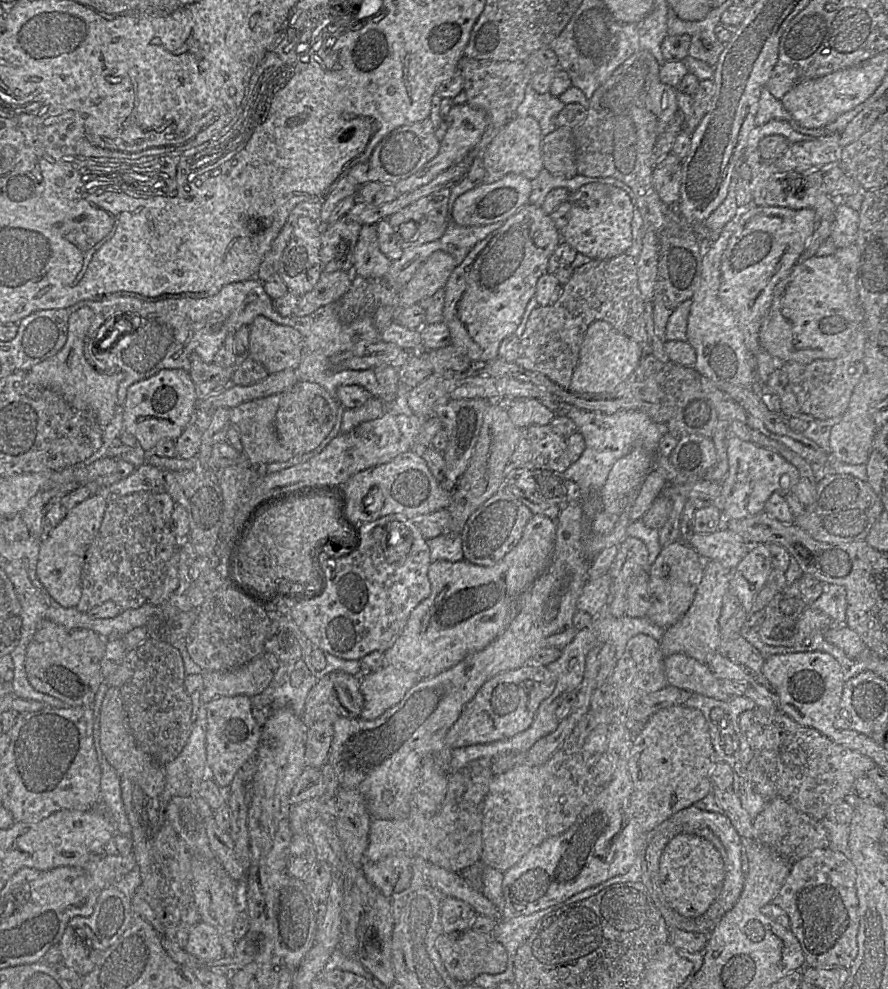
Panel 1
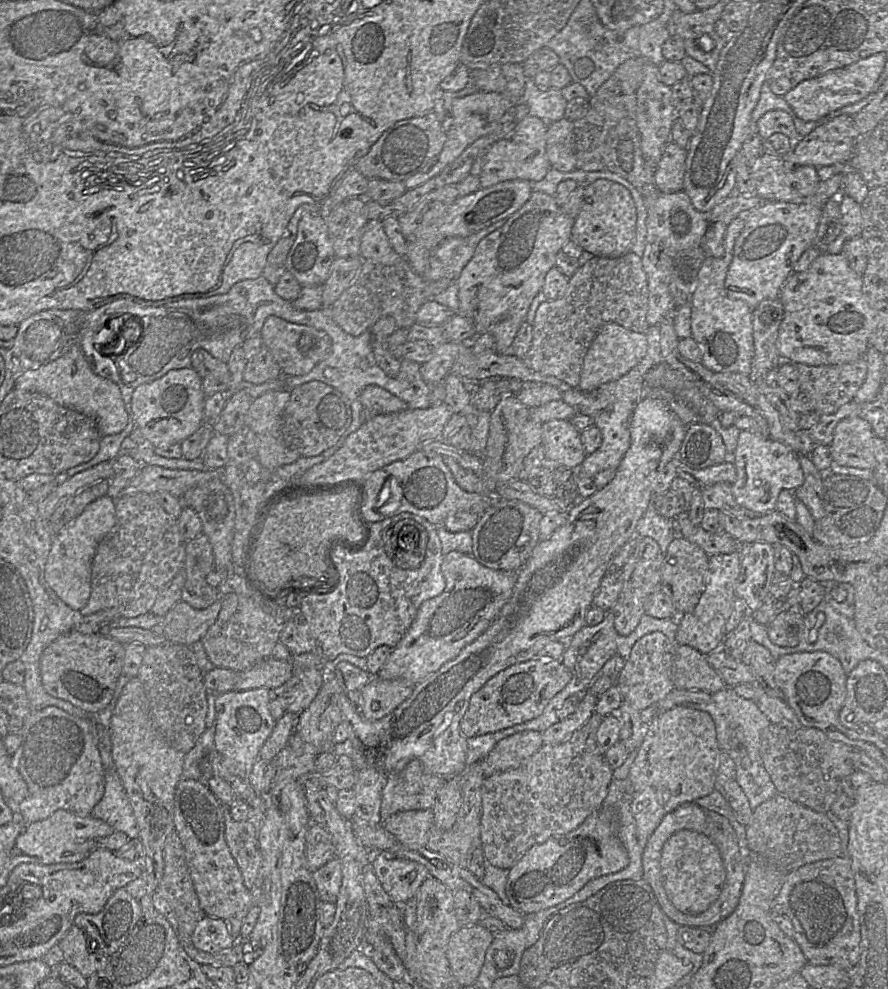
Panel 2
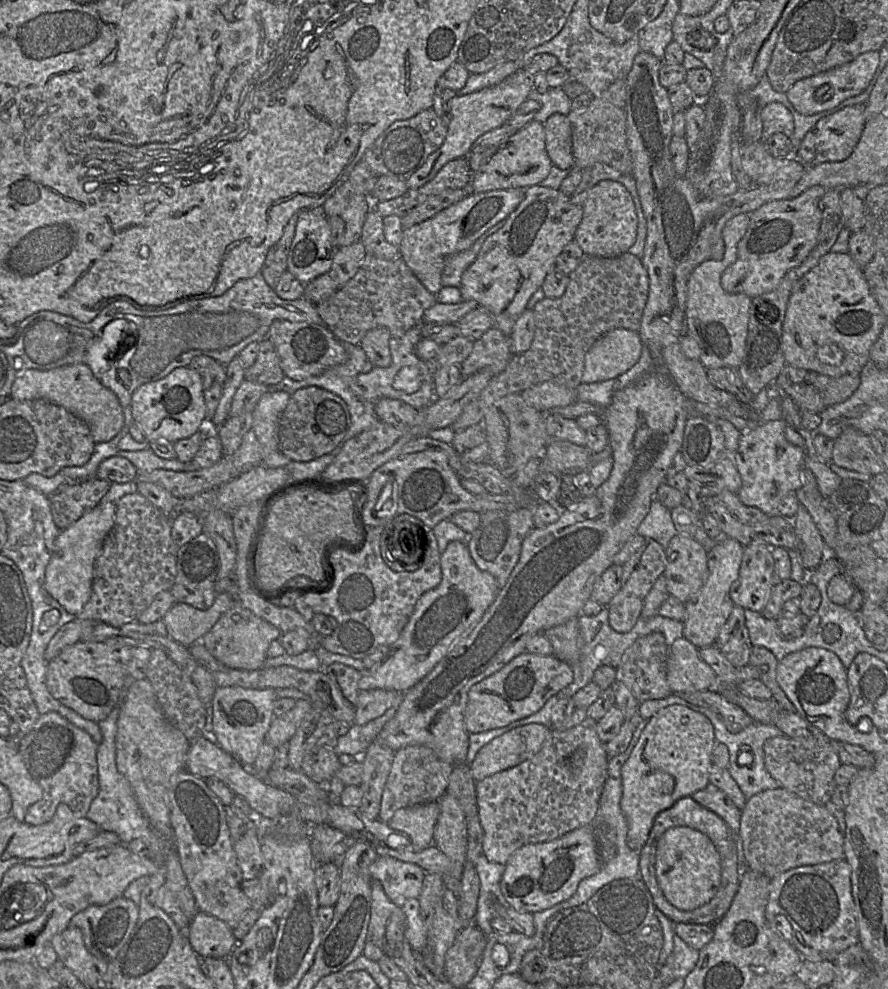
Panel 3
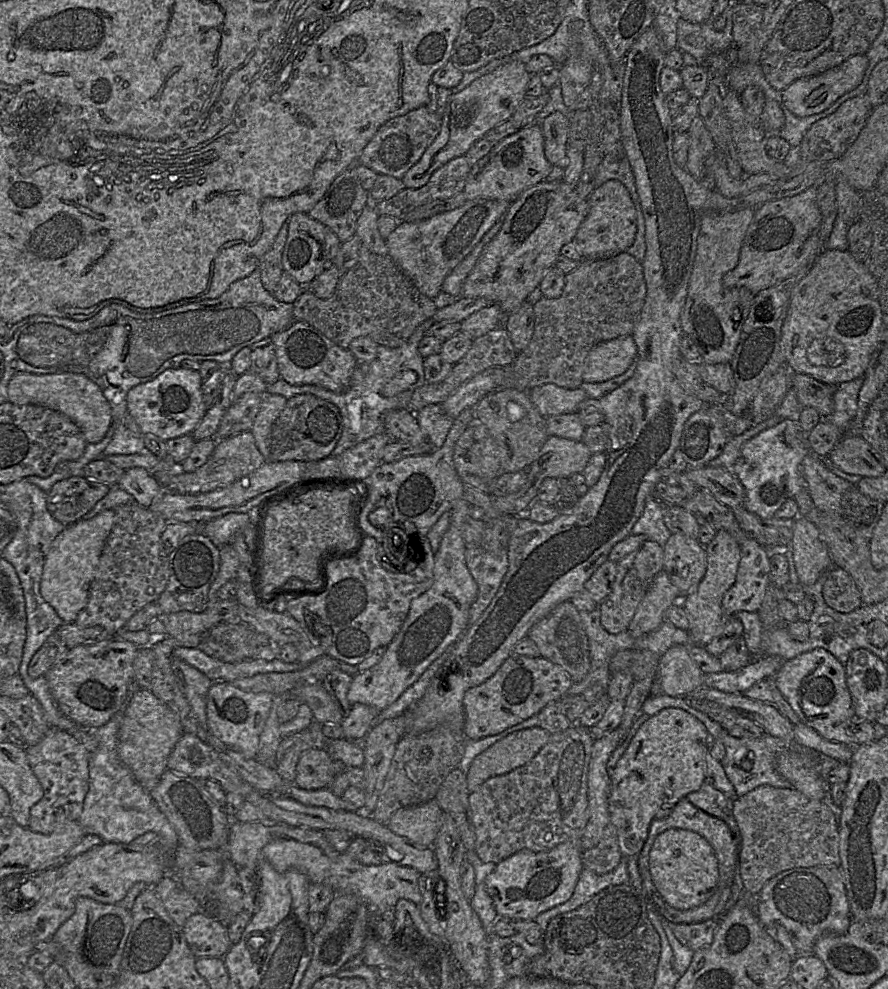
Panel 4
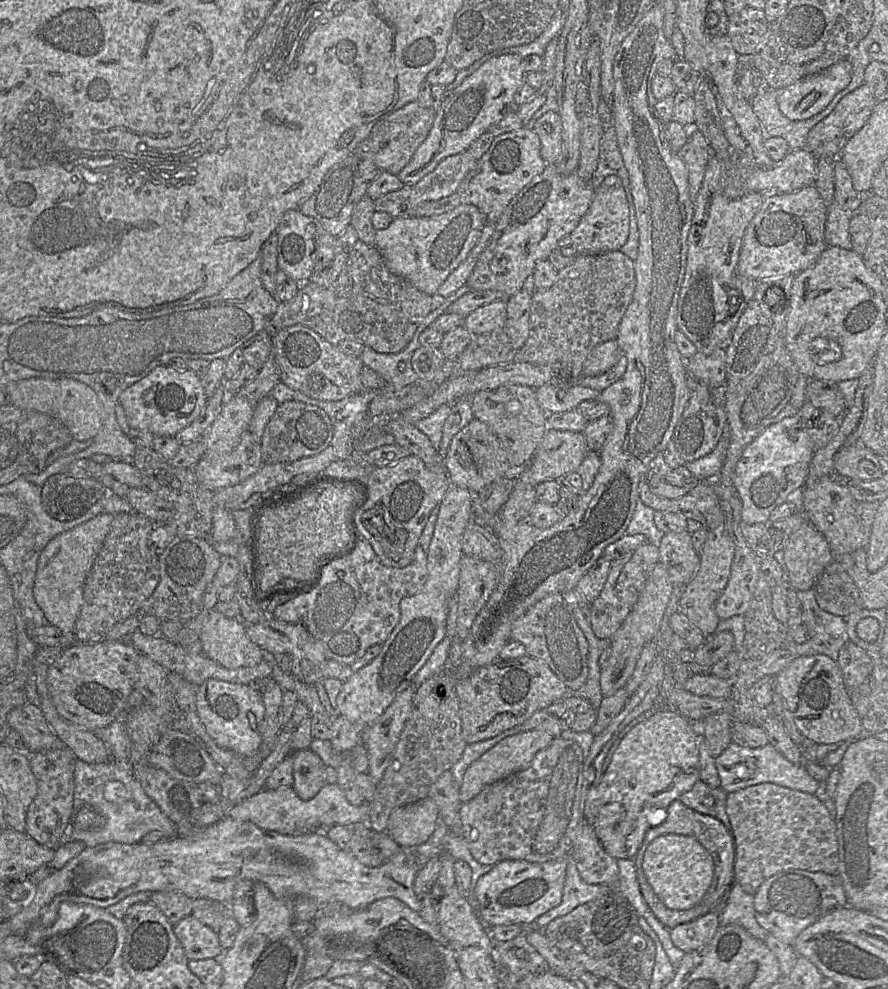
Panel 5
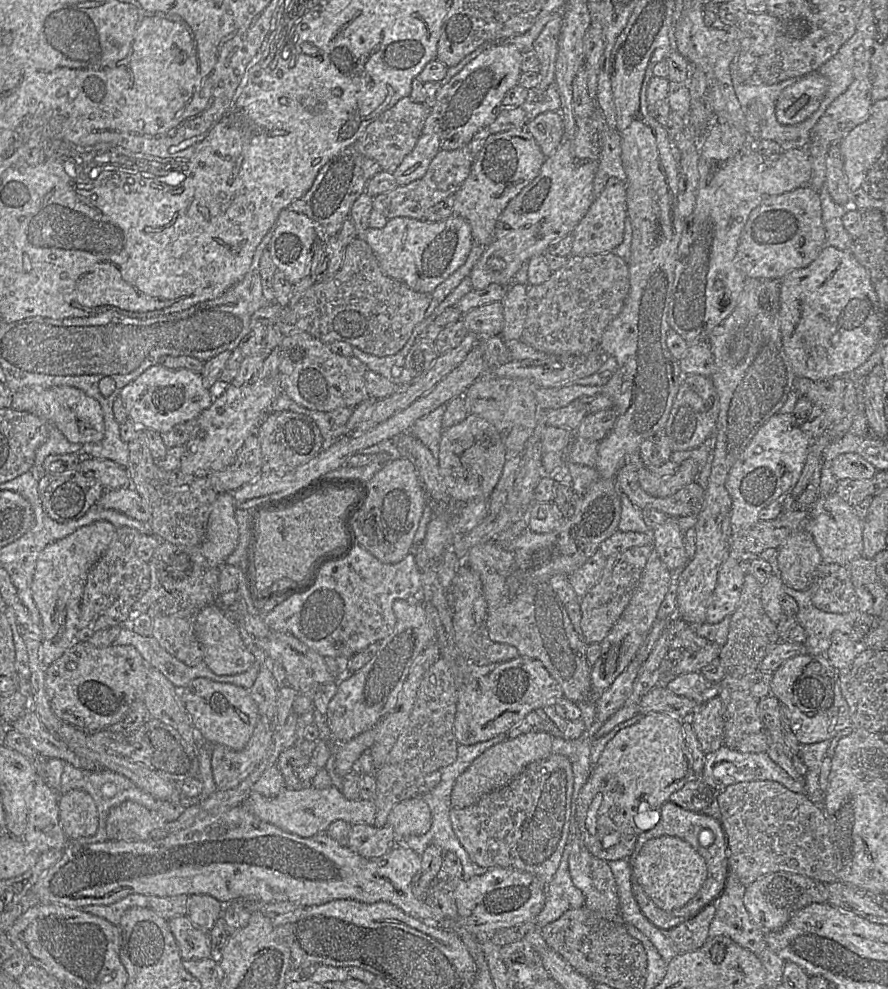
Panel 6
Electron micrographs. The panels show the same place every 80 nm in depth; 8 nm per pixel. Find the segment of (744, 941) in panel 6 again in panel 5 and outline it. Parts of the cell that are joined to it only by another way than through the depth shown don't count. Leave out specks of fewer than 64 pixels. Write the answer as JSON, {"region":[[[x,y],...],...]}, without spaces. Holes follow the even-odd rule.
{"region":[[[734,882],[726,895],[726,900],[717,909],[720,926],[736,924],[743,927],[753,937],[765,941],[768,931],[759,925],[755,916],[753,895],[745,892]]]}

